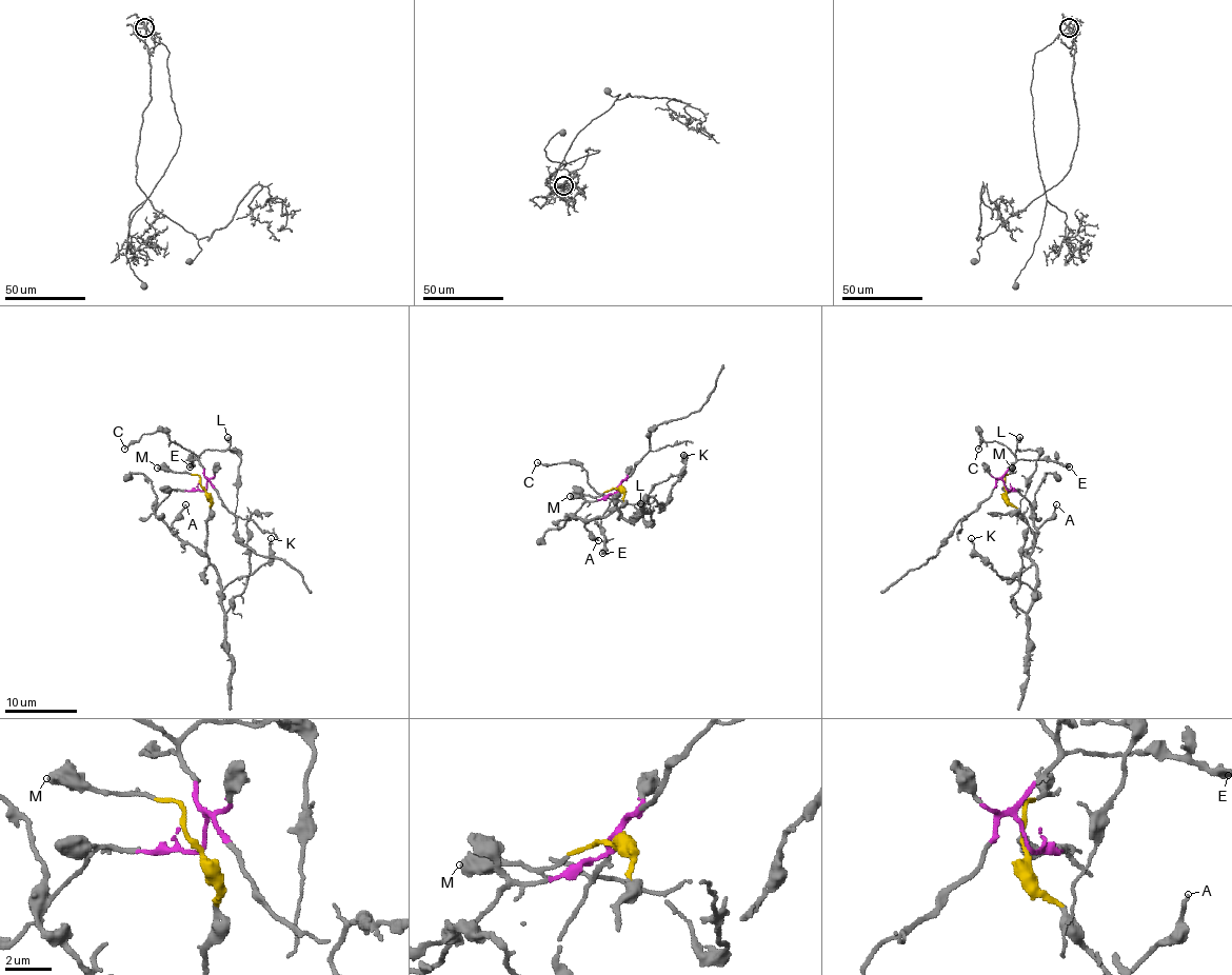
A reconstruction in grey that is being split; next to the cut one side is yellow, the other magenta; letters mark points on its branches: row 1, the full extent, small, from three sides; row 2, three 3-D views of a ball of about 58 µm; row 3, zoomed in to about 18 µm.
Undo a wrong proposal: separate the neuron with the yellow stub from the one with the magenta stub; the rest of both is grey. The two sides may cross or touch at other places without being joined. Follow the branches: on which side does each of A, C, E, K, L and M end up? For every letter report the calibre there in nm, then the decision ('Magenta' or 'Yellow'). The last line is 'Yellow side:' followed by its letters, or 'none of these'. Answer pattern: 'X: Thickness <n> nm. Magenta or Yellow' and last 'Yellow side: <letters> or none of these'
A: Thickness 170 nm. Yellow
C: Thickness 130 nm. Magenta
E: Thickness 480 nm. Magenta
K: Thickness 120 nm. Yellow
L: Thickness 320 nm. Magenta
M: Thickness 380 nm. Yellow
Yellow side: A, K, M

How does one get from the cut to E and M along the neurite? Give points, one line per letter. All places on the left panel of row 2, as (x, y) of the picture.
E: (205, 489), (203, 468), (196, 460), (187, 460), (191, 461), (190, 468)
M: (205, 489), (196, 474), (156, 468)

